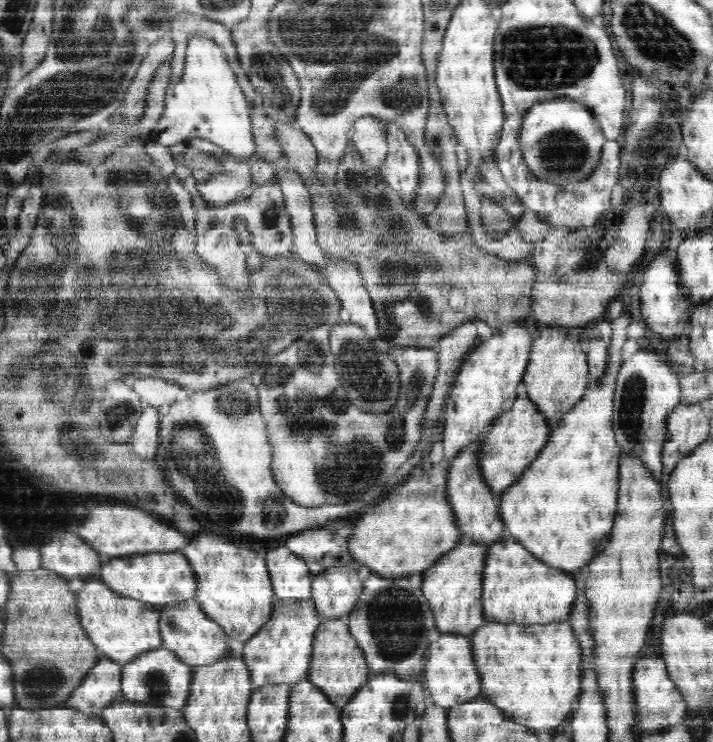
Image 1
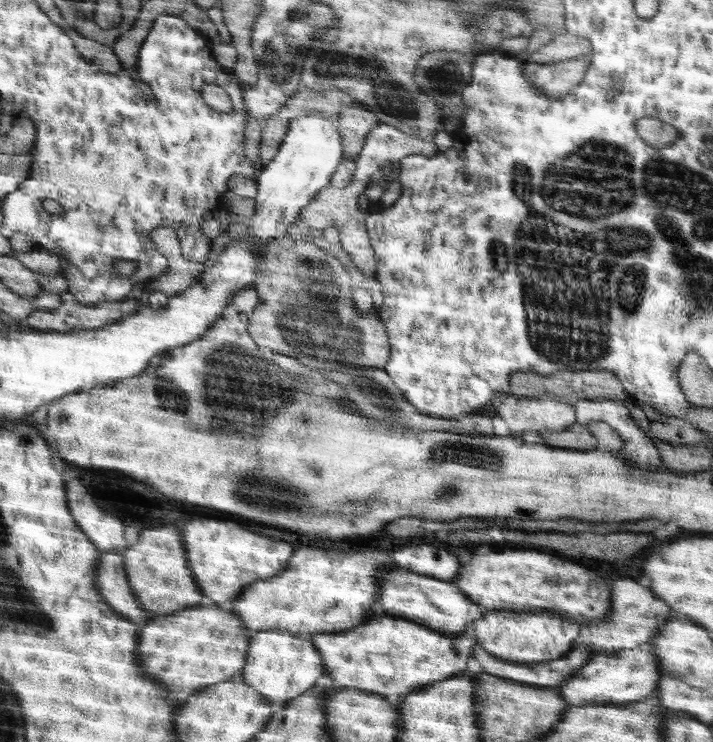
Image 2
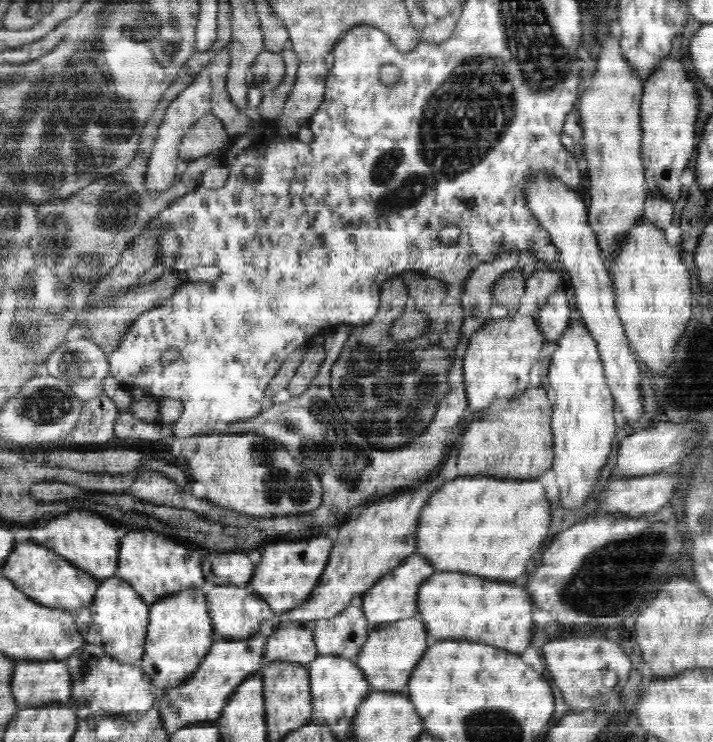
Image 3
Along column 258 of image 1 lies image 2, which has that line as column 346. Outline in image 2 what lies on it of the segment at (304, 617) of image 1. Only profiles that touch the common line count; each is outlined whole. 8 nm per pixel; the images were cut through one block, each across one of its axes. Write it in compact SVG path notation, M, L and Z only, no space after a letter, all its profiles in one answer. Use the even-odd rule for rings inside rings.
M392 616L370 617L365 625L358 625L357 628L344 633L307 635L307 638L312 639L324 657L326 674L316 682L318 686L323 686L323 683L328 683L329 680L338 689L360 689L377 695L400 694L402 697L418 689L428 688L438 681L467 674L466 662L468 658L474 657L474 650L478 646L477 640L464 636L464 632L445 634L422 626L421 623Z

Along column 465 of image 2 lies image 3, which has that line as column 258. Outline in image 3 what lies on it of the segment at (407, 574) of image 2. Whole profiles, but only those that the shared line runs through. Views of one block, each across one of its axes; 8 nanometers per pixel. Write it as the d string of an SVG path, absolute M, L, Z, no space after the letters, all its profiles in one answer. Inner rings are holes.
M215 585L208 586L205 592L208 601L208 610L212 624L214 624L214 636L217 639L246 639L259 630L260 624L266 620L274 621L278 614L271 609L266 599L260 597L247 586Z

